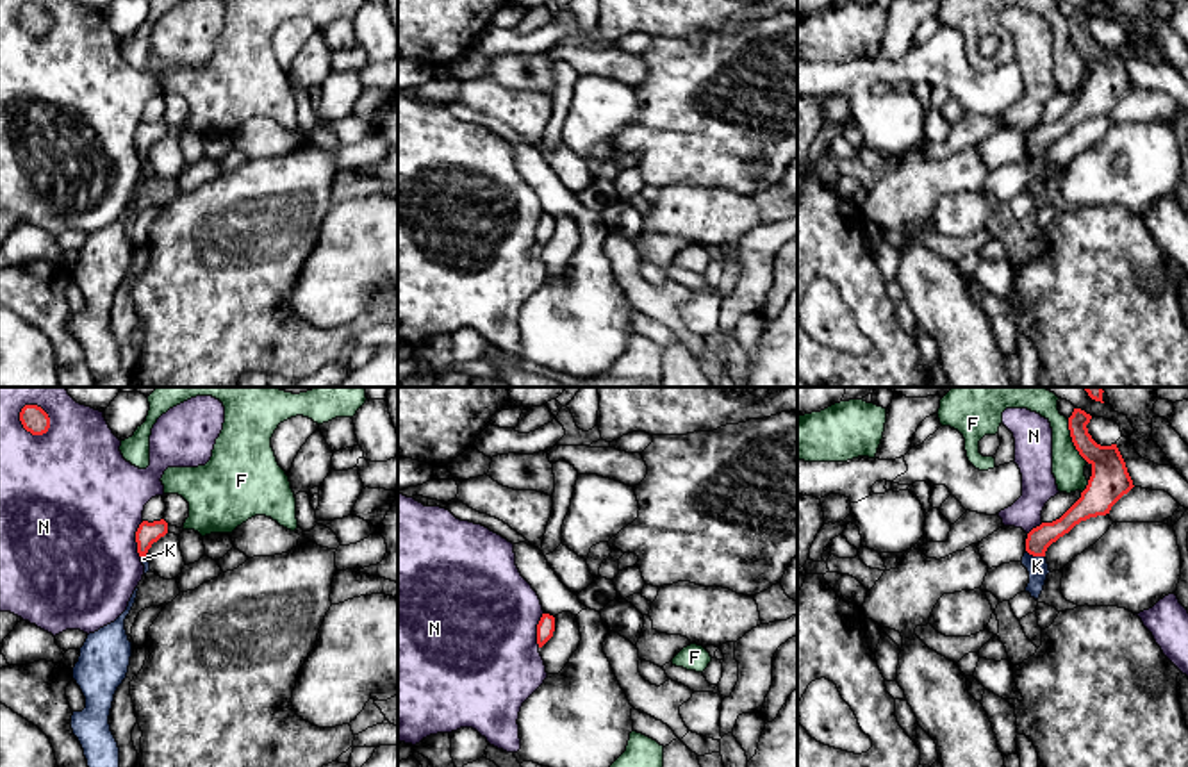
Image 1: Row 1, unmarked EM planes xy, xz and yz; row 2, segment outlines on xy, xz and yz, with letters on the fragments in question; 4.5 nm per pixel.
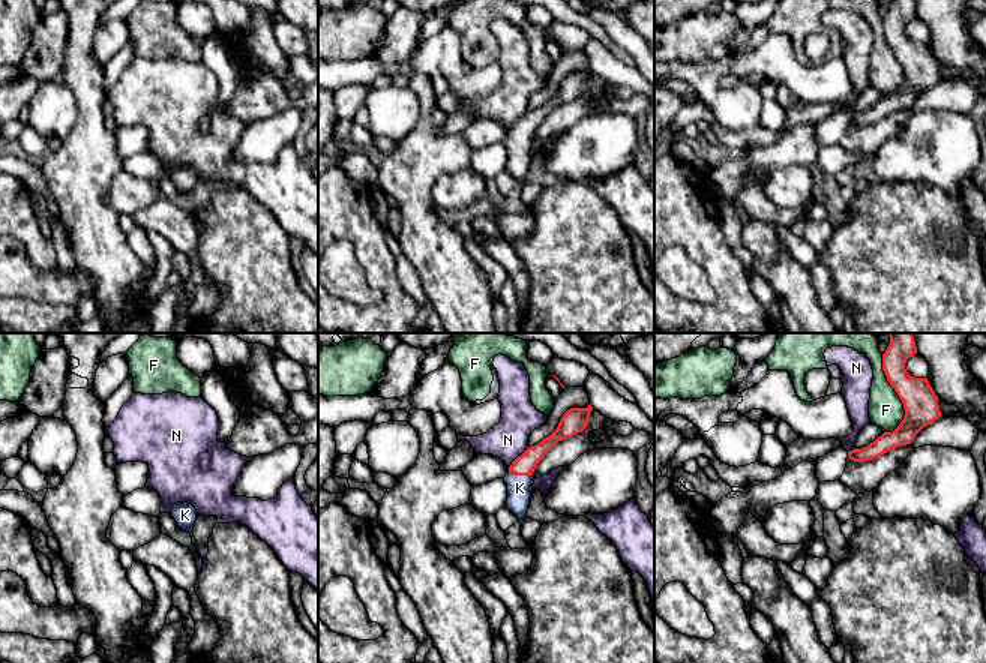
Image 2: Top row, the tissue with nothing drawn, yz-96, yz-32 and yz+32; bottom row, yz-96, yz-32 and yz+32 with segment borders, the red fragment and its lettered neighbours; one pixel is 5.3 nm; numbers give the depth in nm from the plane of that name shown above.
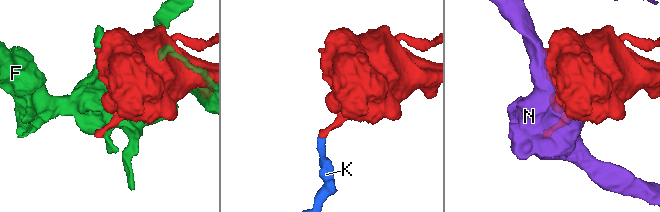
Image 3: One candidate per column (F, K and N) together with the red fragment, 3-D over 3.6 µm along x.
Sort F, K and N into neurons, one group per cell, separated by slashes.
F / K / N

